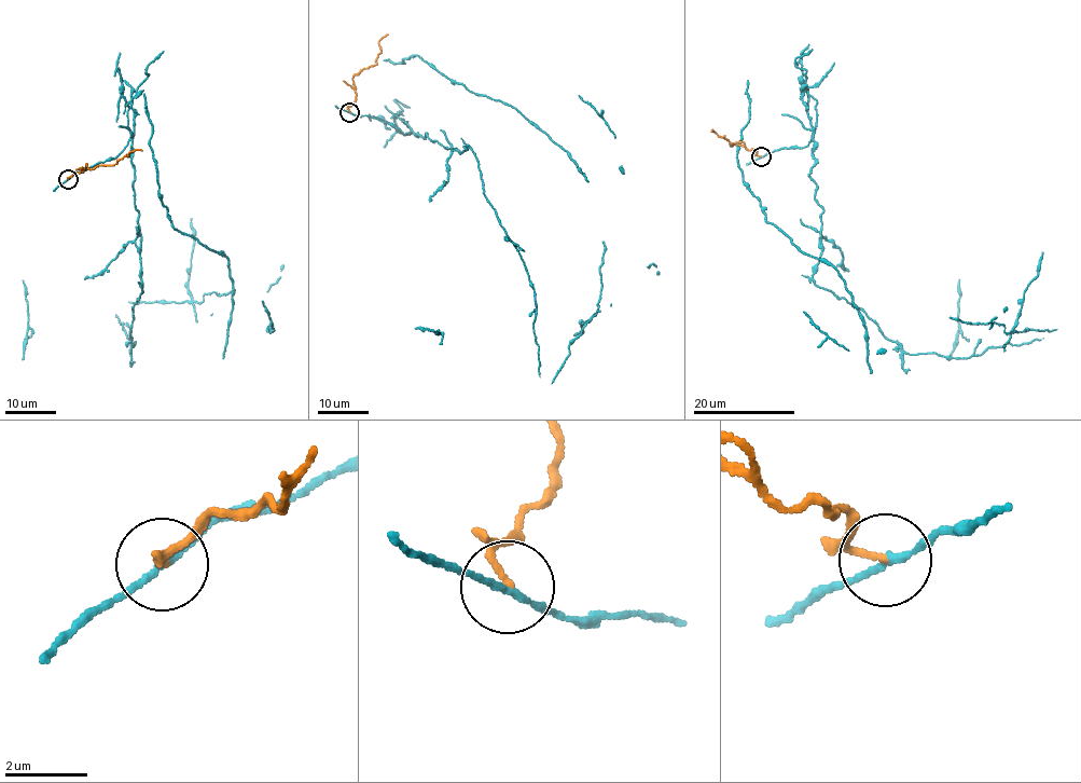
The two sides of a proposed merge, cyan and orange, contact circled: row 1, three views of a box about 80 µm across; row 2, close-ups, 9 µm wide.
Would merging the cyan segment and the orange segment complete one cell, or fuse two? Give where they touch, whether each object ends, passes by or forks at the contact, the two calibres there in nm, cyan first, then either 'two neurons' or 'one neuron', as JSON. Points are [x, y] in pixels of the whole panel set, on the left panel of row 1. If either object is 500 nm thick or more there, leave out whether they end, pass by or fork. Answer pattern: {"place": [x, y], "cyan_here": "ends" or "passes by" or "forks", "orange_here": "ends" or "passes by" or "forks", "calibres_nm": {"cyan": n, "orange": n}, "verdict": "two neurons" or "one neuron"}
{"place": [68, 179], "cyan_here": "passes by", "orange_here": "ends", "calibres_nm": {"cyan": 150, "orange": 150}, "verdict": "two neurons"}

